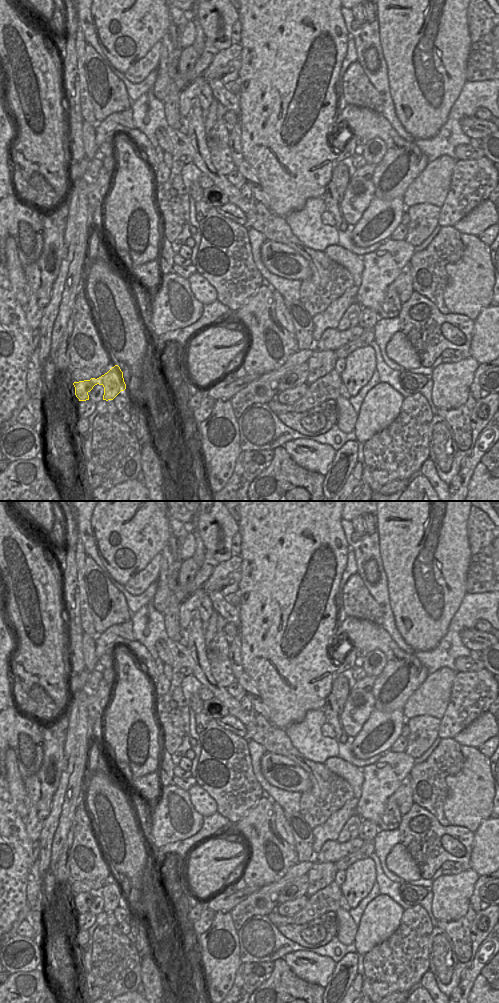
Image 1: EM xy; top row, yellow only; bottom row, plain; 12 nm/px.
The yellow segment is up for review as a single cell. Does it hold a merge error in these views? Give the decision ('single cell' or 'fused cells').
fused cells

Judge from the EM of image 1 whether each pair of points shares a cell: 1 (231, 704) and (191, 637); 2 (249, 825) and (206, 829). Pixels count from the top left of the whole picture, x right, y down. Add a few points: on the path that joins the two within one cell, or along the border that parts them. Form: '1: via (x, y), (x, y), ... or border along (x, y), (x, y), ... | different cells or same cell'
1: via (214, 688), (205, 680), (199, 654) | same cell
2: border along (231, 824), (233, 826), (232, 830) | different cells

